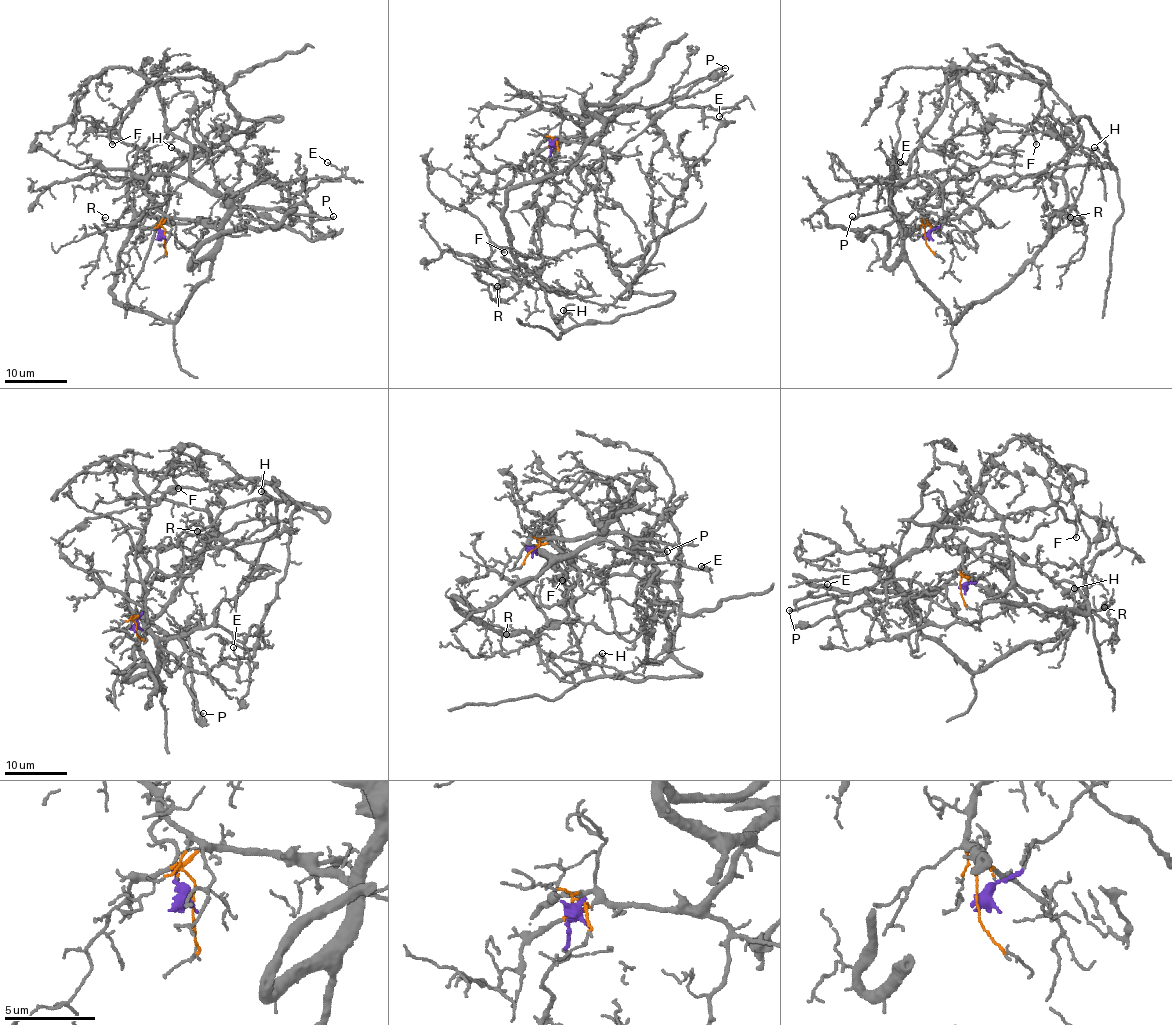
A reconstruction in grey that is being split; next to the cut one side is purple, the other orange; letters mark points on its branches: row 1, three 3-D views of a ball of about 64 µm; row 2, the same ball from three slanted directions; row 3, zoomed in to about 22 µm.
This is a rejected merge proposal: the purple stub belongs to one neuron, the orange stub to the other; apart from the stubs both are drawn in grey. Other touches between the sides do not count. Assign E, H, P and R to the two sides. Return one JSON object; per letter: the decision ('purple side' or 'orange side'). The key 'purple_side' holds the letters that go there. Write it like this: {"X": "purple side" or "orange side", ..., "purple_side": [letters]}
{"E": "orange side", "H": "purple side", "P": "orange side", "R": "orange side", "purple_side": ["H"]}

